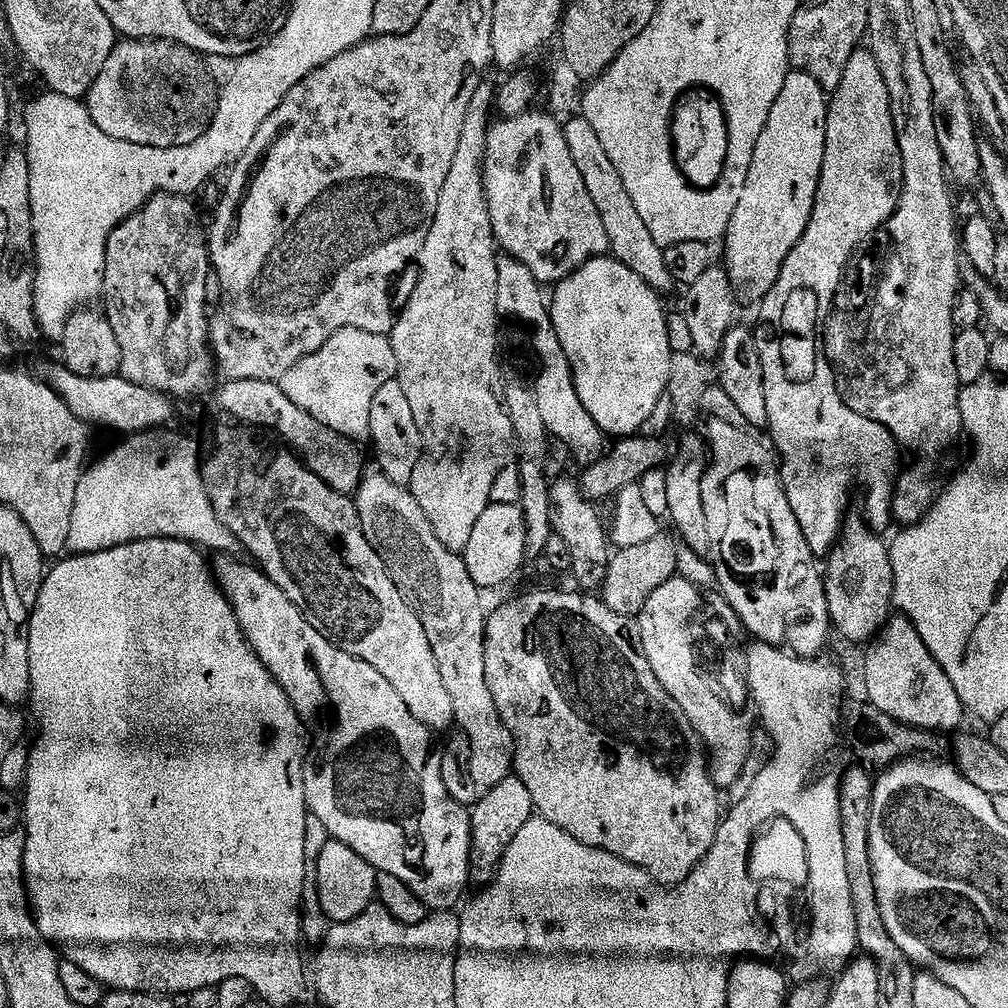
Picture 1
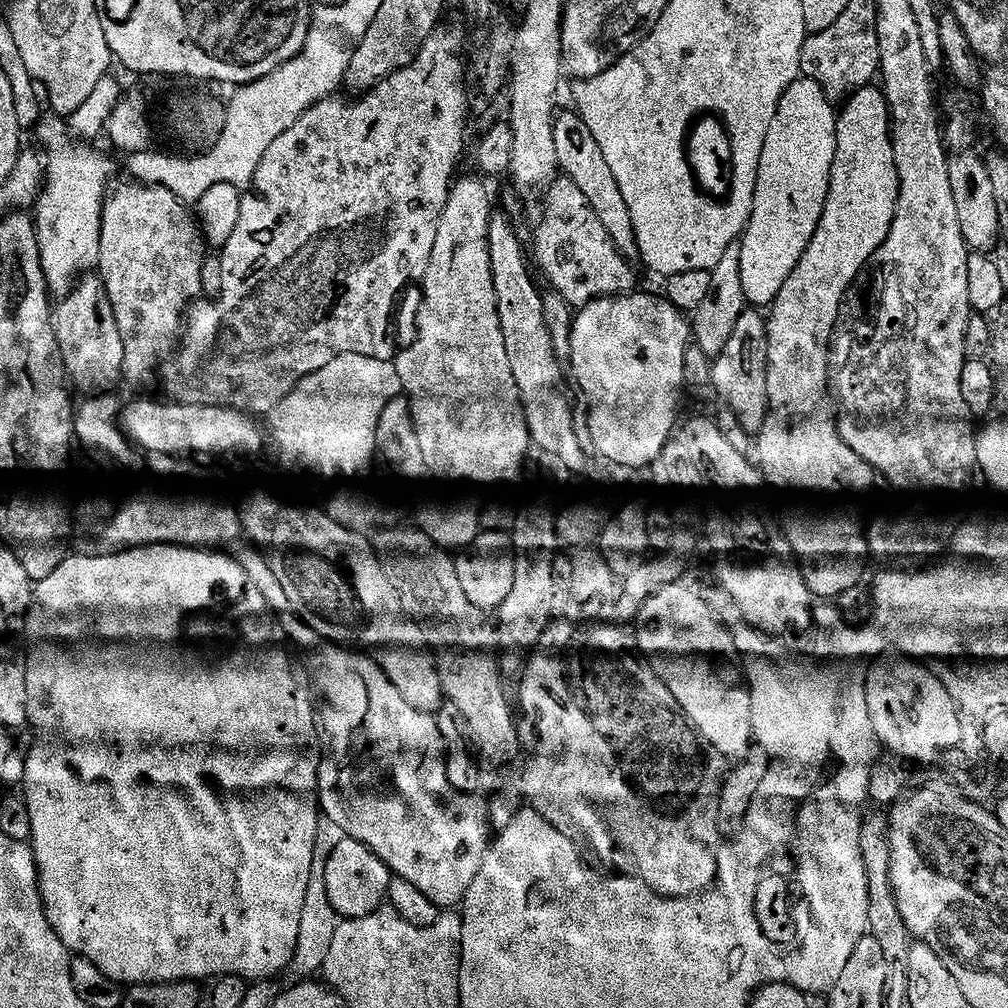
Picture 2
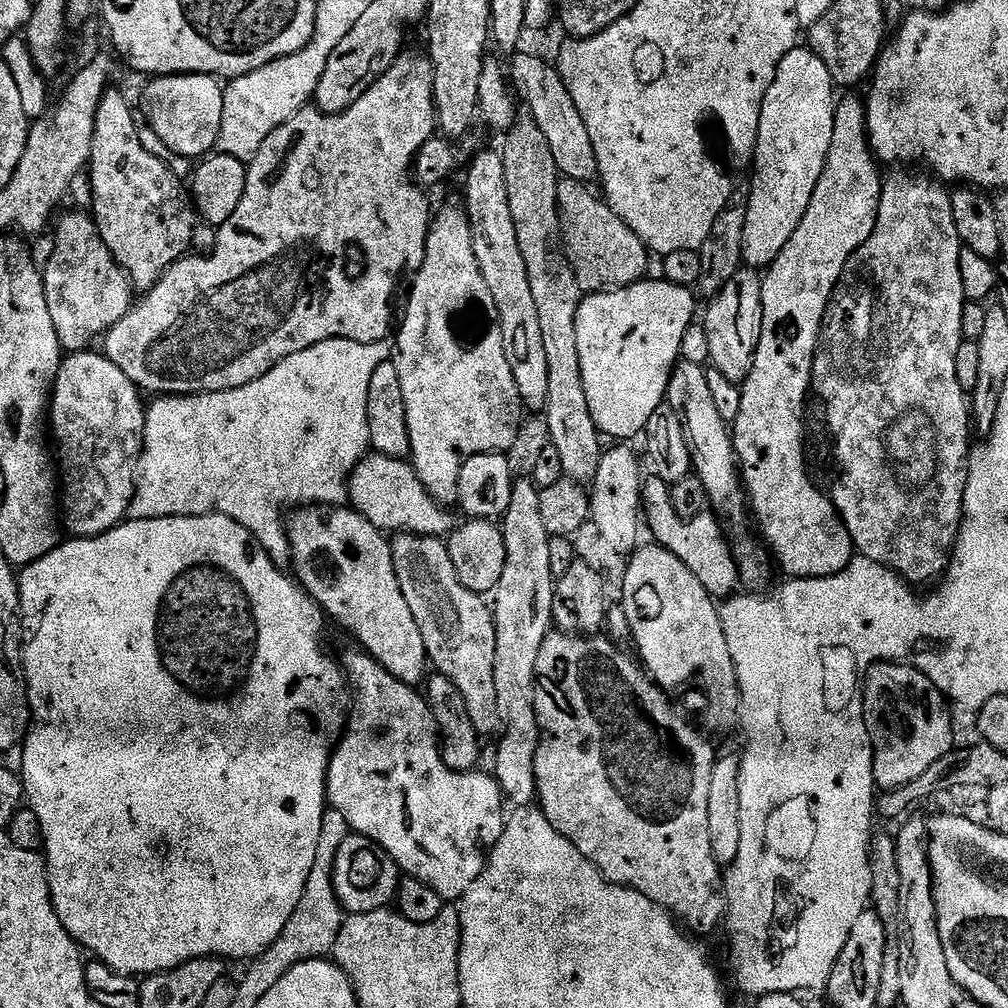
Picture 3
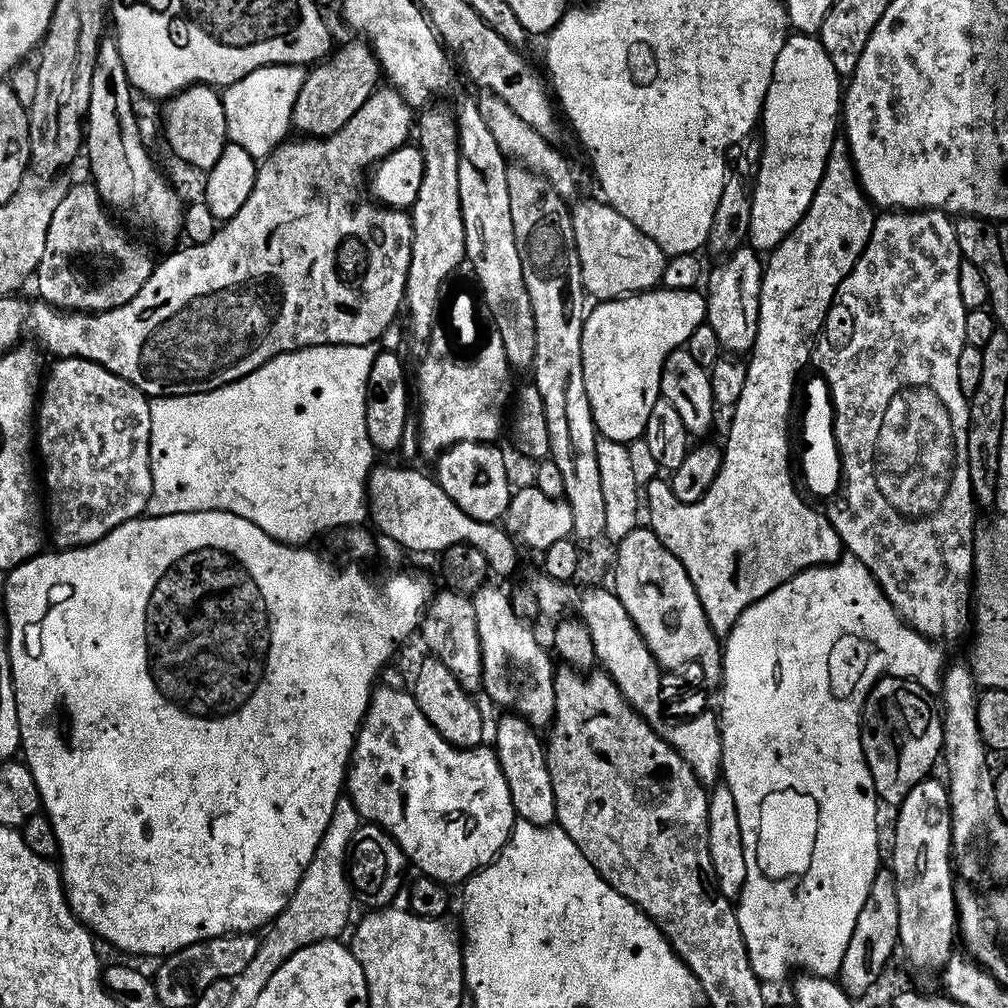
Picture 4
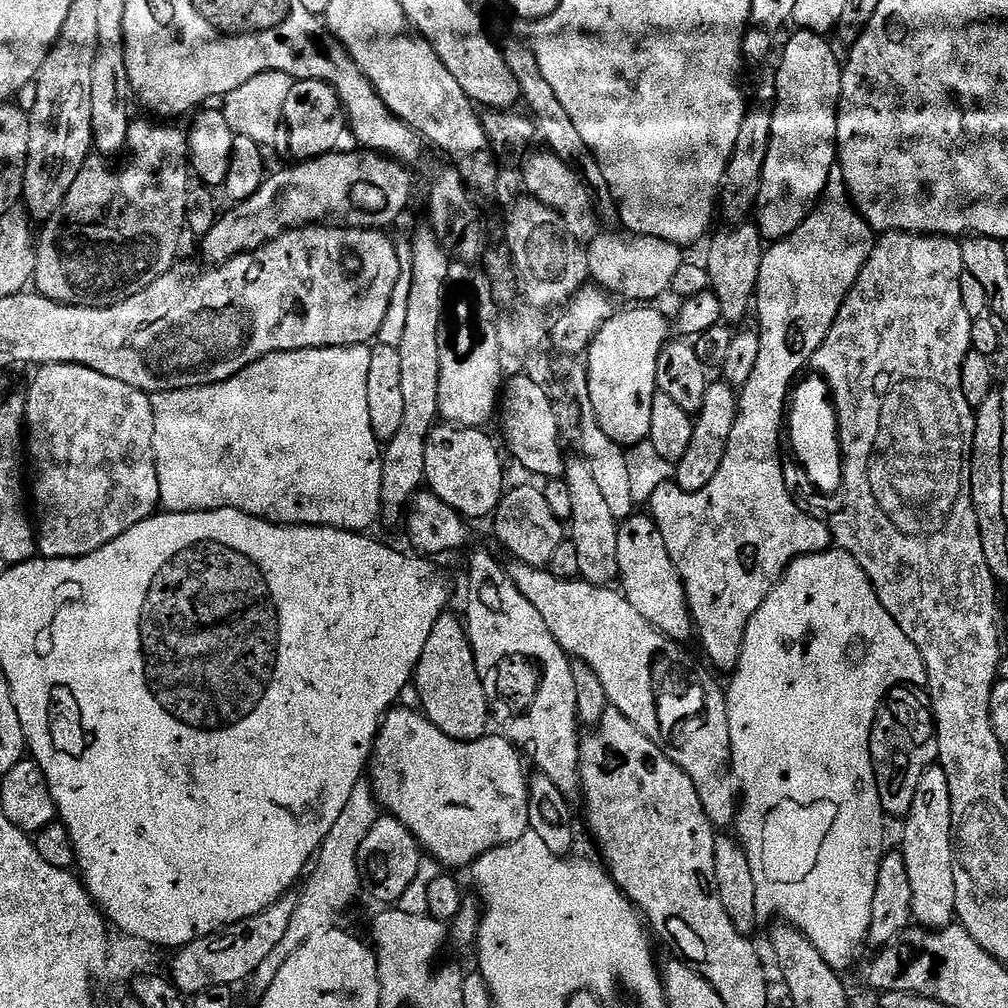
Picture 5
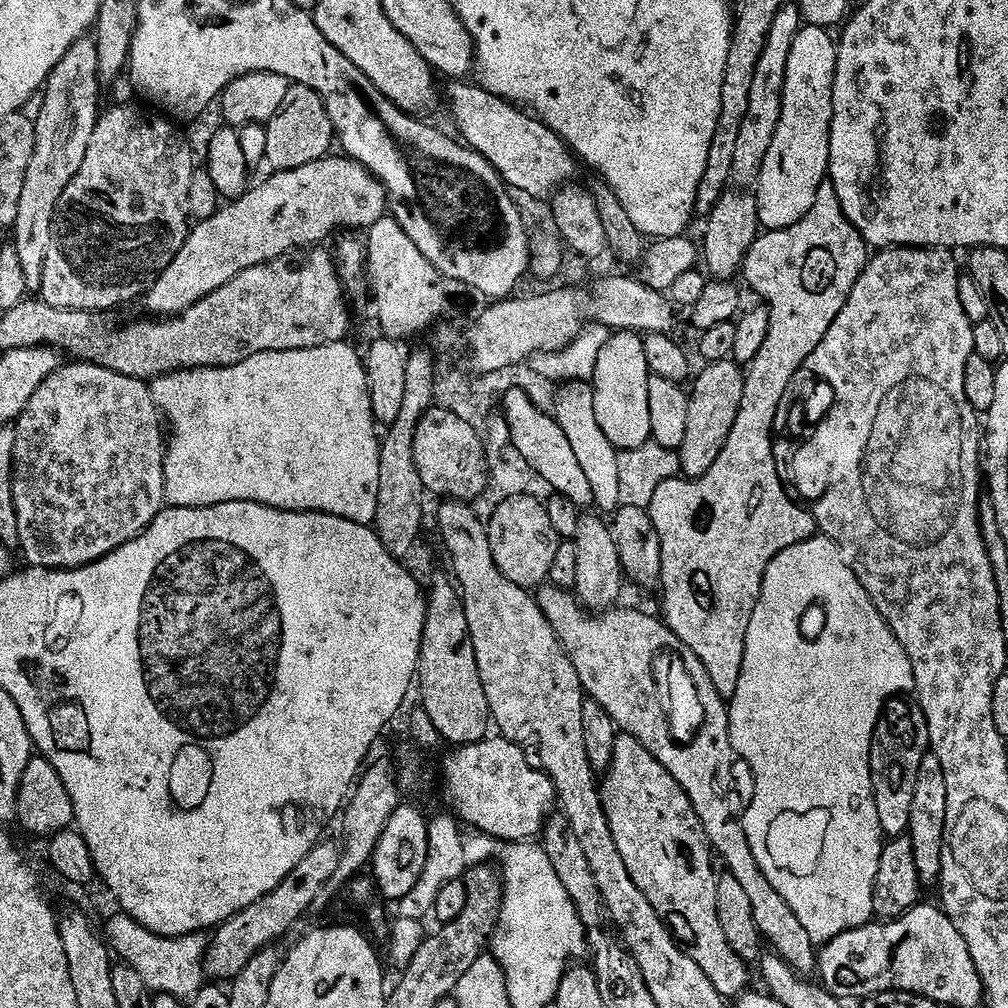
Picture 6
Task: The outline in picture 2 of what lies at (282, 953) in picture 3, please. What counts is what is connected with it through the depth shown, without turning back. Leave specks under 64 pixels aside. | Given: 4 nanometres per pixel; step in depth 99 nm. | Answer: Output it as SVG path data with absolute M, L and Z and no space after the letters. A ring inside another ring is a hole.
M321 815L317 822L316 845L314 846L314 862L312 863L312 873L310 874L310 886L306 886L306 902L302 902L302 918L298 922L297 942L294 960L300 963L301 977L312 978L321 971L326 962L326 954L330 954L330 942L334 942L334 930L338 923L338 917L334 906L330 906L330 898L326 894L326 880L324 870L326 862L334 846L345 839L342 826L338 822L330 822L330 818Z

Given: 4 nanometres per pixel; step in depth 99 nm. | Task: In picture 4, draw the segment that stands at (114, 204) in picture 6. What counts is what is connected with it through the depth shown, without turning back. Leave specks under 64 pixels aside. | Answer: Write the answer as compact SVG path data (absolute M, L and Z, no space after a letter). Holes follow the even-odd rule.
M73 183L66 198L62 198L62 206L54 210L54 222L50 222L50 230L46 234L46 254L42 254L40 271L34 277L35 283L40 283L39 299L65 312L85 314L113 312L126 306L126 302L134 302L134 298L138 298L138 294L142 294L142 290L150 282L154 259L138 241L131 240L127 234L129 235L114 219L95 184Z

